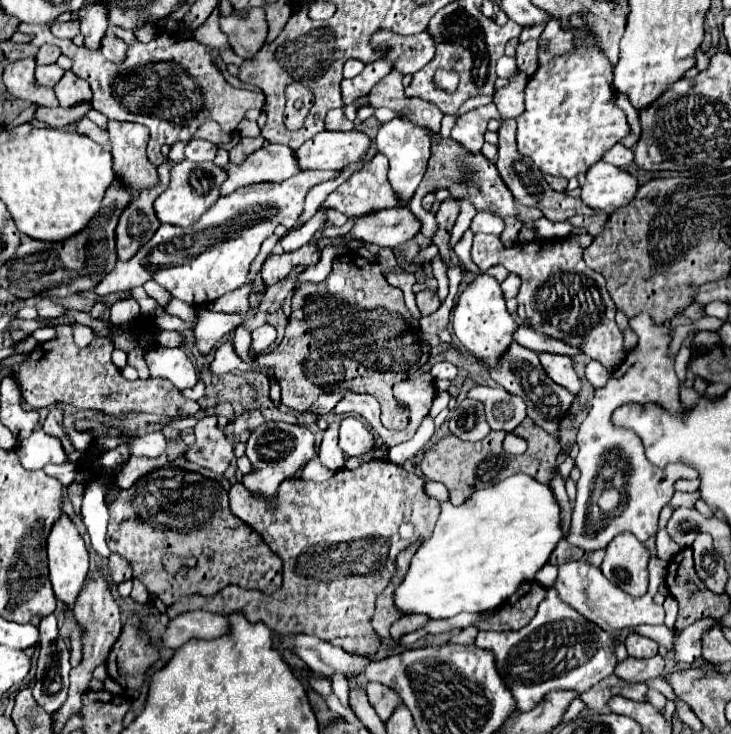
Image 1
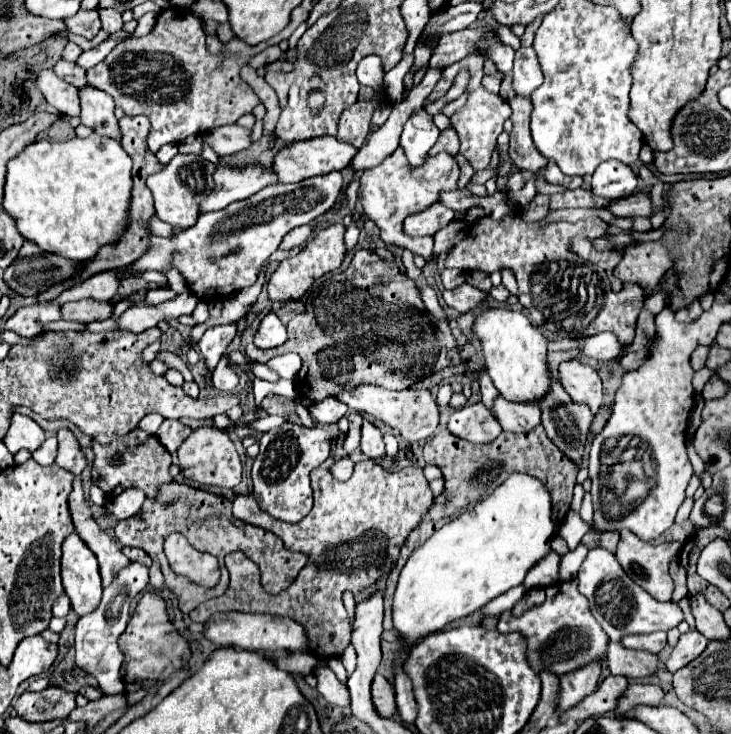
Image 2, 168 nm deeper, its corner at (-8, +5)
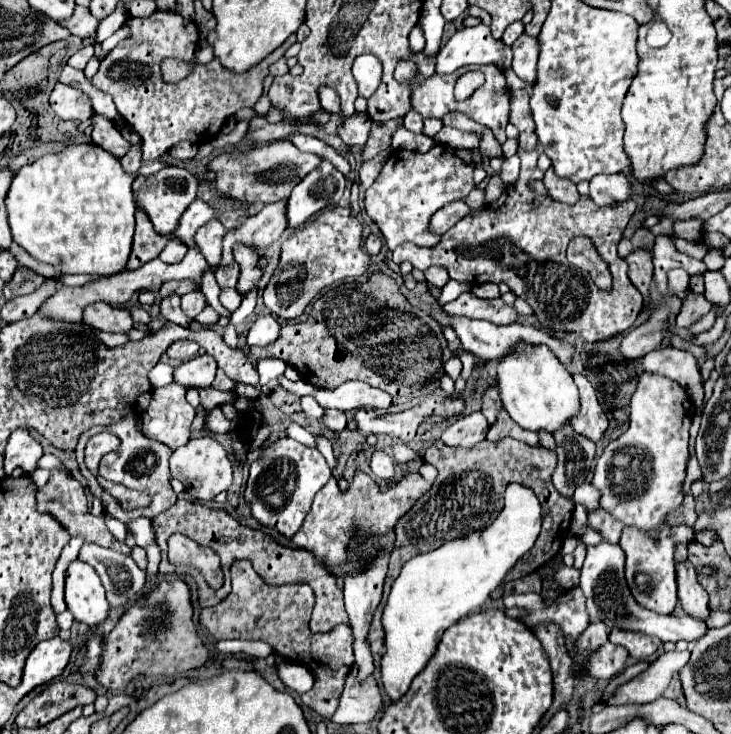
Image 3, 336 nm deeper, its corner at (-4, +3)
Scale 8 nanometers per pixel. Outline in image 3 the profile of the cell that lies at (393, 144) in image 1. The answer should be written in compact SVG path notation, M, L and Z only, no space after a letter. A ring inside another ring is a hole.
M410 109L410 111L406 113L406 117L404 117L404 127L406 127L408 131L412 131L412 133L422 133L422 129L424 129L424 119L422 119L422 115L420 115L418 111Z

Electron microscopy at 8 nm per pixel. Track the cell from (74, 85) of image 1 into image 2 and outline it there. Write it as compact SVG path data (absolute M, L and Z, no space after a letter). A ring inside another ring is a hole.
M80 89L80 105L82 105L82 125L90 127L94 133L112 137L120 141L118 119L114 117L114 101L100 89Z

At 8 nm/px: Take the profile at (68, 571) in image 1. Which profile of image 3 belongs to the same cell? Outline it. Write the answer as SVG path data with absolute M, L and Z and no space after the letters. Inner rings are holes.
M74 559L66 569L66 605L76 621L100 625L108 617L108 603L98 573L88 563Z

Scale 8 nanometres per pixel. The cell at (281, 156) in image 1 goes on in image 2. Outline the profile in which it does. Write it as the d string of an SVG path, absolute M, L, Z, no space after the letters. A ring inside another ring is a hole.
M220 165L214 173L214 189L210 197L206 197L206 201L200 205L200 215L220 211L234 201L248 199L270 183L276 183L276 173L272 169L266 171L254 165L236 169L230 165Z

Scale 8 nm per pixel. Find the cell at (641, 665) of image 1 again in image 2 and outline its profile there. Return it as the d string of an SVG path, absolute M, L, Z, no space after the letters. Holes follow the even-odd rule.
M610 643L606 665L612 675L624 675L628 679L638 679L654 675L658 669L658 657L648 651L626 649L620 643Z

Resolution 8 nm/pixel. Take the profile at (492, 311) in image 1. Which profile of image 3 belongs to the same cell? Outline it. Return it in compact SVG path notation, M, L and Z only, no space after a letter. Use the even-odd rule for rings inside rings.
M518 341L508 353L496 359L496 371L496 385L502 405L524 429L546 429L554 433L570 421L574 411L578 411L578 389L572 375L558 359L554 359L554 353L544 343L530 345L526 341Z

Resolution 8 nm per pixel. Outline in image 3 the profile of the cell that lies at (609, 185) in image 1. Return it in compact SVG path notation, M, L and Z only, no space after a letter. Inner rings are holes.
M624 173L594 175L590 179L590 199L596 205L614 205L630 197L632 185Z

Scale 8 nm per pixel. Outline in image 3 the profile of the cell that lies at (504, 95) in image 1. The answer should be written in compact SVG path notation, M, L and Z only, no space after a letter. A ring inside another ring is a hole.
M525 33L520 35L512 45L512 71L526 81L528 85L534 85L536 81L536 61L538 61L538 43L536 37L528 37Z

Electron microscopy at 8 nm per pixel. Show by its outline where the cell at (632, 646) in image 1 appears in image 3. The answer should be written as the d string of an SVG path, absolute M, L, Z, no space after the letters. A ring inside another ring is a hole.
M610 631L610 643L614 645L622 645L630 651L630 655L638 661L648 659L650 655L654 655L660 647L660 639L654 639L650 635L642 635L642 633L630 633L630 631Z

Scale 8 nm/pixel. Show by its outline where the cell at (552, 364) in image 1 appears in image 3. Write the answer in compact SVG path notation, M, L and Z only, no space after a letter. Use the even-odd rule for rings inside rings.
M580 373L574 375L574 383L578 385L578 391L580 391L580 409L572 419L572 427L578 435L586 435L598 441L608 427L608 419L596 399L596 391L592 383Z

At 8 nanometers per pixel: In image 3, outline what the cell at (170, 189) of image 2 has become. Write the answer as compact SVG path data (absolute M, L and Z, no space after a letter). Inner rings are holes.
M164 167L158 173L152 173L148 177L138 175L132 183L132 191L134 191L138 205L148 213L154 229L162 235L172 235L178 227L178 219L182 217L186 207L196 199L198 185L200 185L200 181L188 169L184 169L184 167Z

